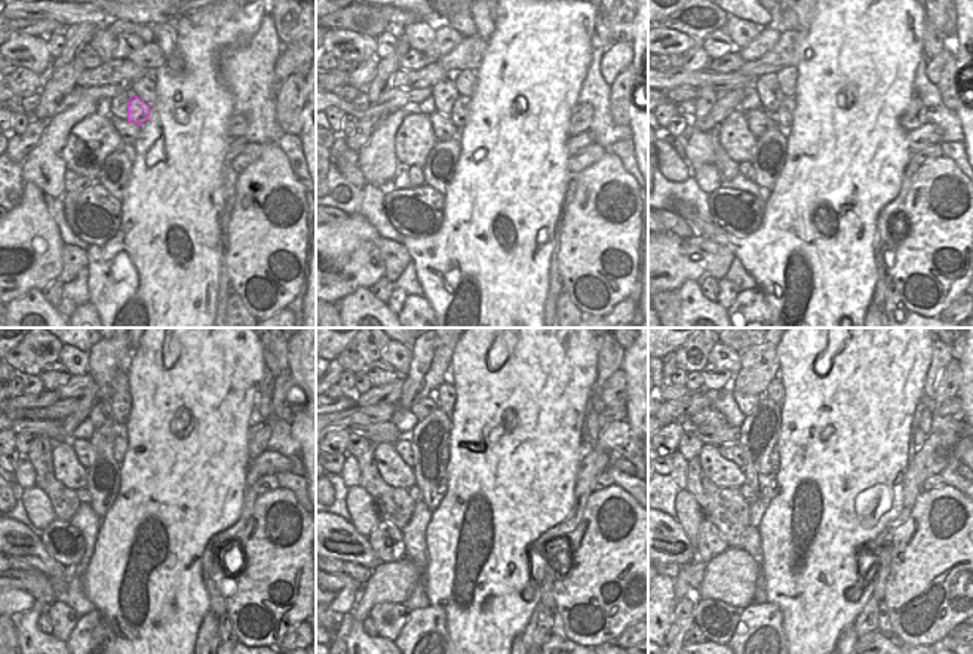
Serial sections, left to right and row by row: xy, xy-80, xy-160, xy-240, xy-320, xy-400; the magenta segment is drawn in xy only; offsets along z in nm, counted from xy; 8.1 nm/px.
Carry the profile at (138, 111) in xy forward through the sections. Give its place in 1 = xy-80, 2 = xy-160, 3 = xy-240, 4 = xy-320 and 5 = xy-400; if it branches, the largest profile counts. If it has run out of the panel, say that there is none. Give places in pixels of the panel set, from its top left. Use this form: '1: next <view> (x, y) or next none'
1: next xy-80 (460, 113)
2: next xy-160 (783, 116)
3: next xy-240 (120, 442)
4: next xy-320 (445, 453)
5: next xy-400 (774, 456)

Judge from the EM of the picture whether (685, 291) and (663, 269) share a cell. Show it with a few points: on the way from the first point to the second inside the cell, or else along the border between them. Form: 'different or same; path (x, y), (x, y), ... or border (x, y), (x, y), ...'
different; border (699, 281), (685, 281), (677, 289)

